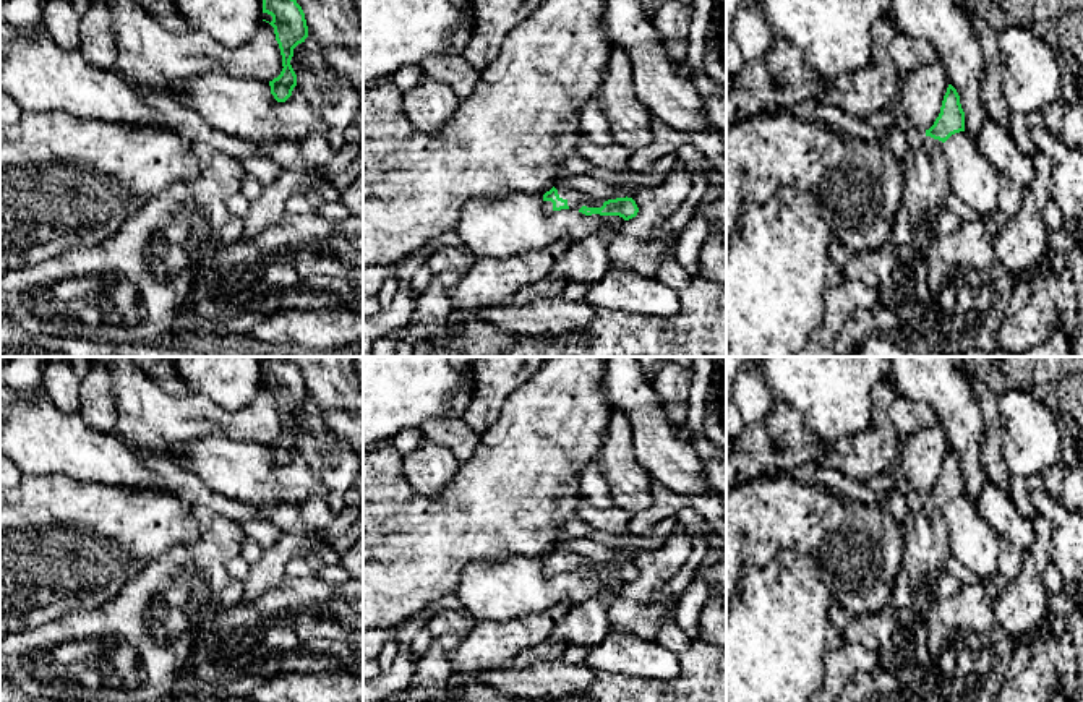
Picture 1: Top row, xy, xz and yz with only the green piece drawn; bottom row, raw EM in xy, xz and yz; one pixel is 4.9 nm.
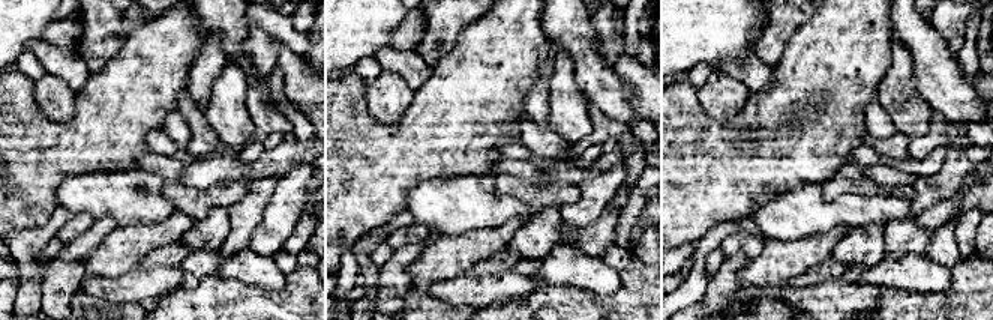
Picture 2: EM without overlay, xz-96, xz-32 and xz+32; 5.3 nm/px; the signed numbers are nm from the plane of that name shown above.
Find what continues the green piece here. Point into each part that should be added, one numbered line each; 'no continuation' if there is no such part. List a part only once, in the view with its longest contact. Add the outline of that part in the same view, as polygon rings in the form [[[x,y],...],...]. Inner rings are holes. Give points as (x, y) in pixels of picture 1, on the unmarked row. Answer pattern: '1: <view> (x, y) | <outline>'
1: xz (576, 563) | [[[554,546],[559,561],[567,564],[571,574],[579,574],[582,569],[601,571],[603,564],[590,561],[587,556],[579,554],[566,546]]]

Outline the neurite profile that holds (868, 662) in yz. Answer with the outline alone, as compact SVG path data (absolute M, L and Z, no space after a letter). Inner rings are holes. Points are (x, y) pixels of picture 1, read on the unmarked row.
M856 644L825 652L825 679L811 702L838 702L848 679L856 671L872 674L877 668L880 668L879 658Z

